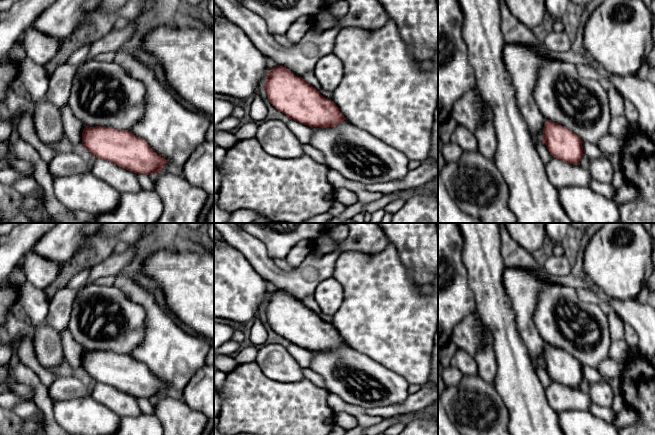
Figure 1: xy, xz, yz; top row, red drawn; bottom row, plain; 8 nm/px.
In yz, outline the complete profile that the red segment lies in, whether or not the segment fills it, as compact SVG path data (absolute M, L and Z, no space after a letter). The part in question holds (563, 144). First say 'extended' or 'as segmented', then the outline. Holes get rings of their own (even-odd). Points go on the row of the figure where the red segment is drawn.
extended | M552 61L544 63L538 71L533 98L540 112L548 118L544 123L542 141L554 158L578 165L584 155L582 144L589 142L597 145L603 136L609 134L612 116L609 112L607 91L597 80L583 77L578 72L576 65L570 62Z

